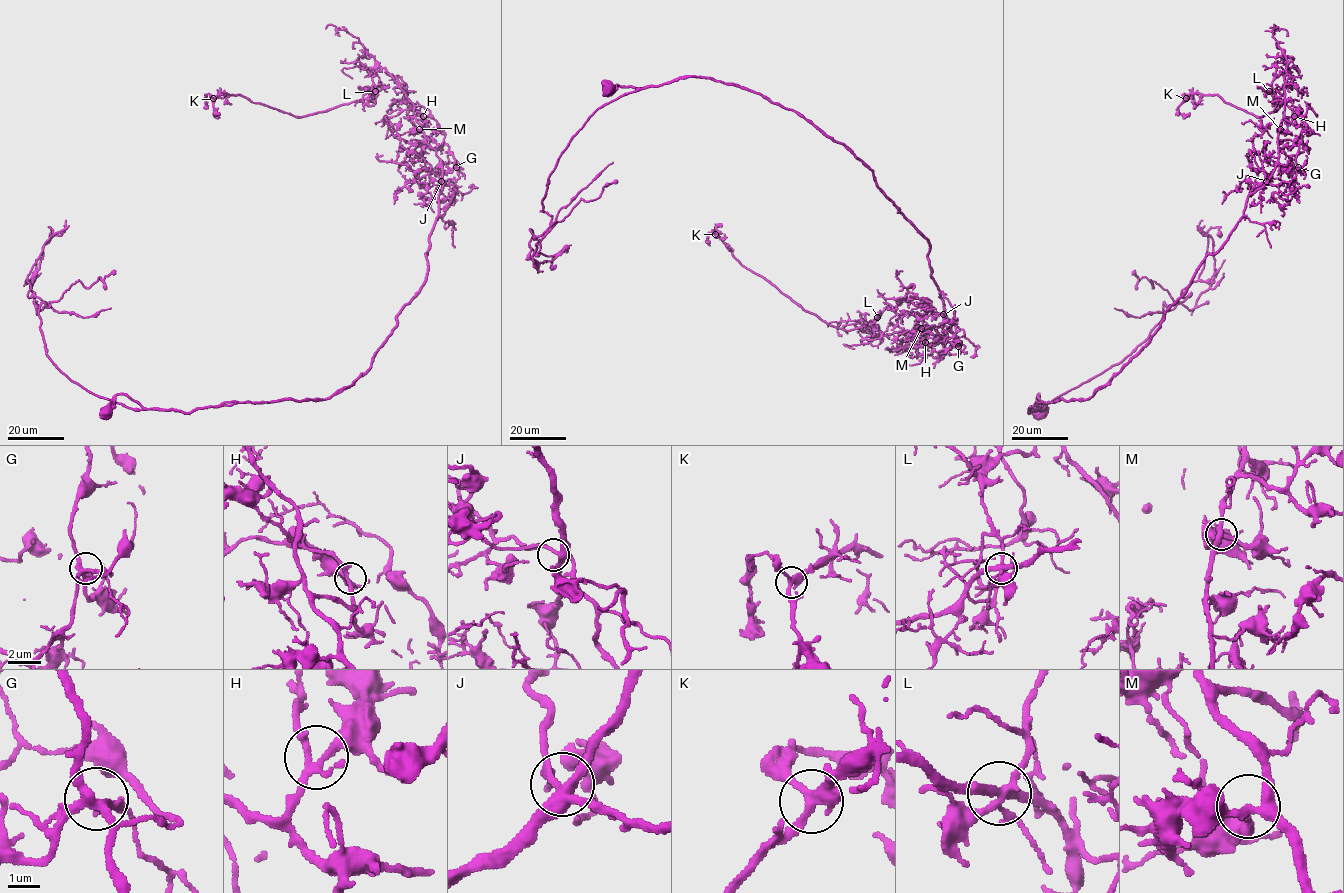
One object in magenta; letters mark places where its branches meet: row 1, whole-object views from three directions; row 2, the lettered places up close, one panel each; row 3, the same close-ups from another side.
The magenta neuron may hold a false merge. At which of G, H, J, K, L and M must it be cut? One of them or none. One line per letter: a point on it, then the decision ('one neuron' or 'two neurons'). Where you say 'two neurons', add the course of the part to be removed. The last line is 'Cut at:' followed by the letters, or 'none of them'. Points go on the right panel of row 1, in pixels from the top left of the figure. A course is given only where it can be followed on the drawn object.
G: (1298, 167) | one neuron
H: (1294, 116) | one neuron
J: (1266, 181) | one neuron
K: (1186, 98) | one neuron
L: (1269, 91) | two neurons | (1269, 91), (1282, 103), (1262, 116), (1216, 94), (1184, 94), (1193, 96), (1193, 108)
M: (1280, 129) | one neuron
Cut at: L

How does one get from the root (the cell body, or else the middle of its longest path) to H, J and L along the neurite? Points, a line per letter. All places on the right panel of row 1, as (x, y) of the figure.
H: (1041, 413), (1038, 394), (1028, 412), (1089, 399), (1149, 340), (1272, 174), (1280, 124), (1294, 116)
J: (1041, 413), (1038, 394), (1039, 406), (1028, 412), (1039, 402), (1089, 399), (1145, 345), (1266, 181)
L: (1041, 413), (1038, 394), (1039, 406), (1028, 412), (1102, 388), (1227, 239), (1277, 161), (1286, 68), (1269, 91)

